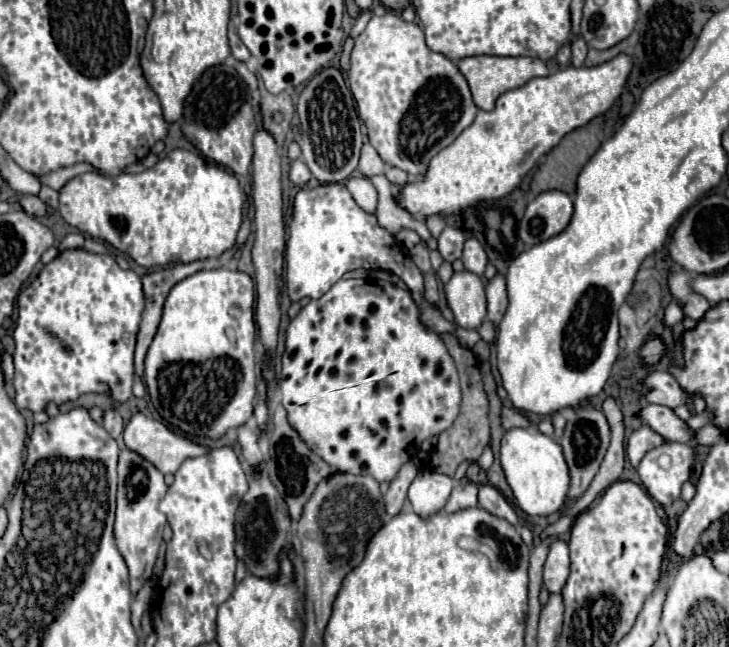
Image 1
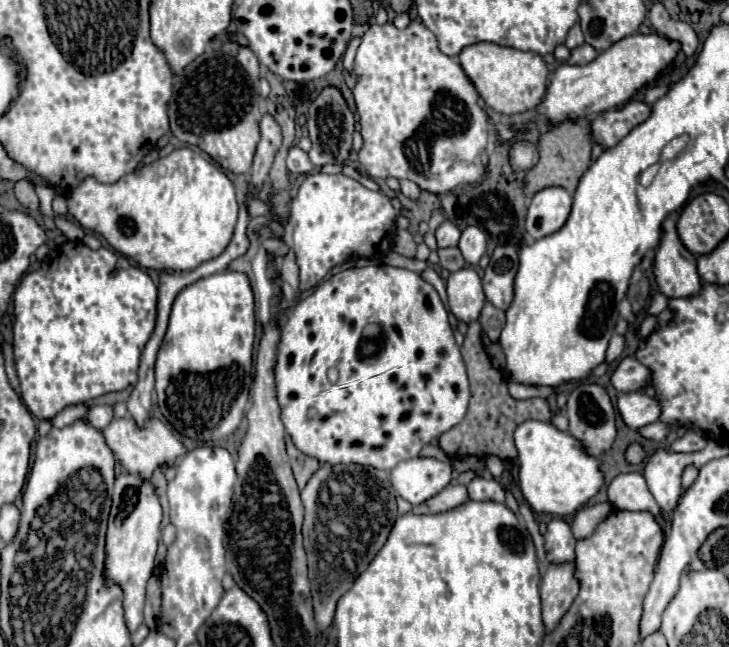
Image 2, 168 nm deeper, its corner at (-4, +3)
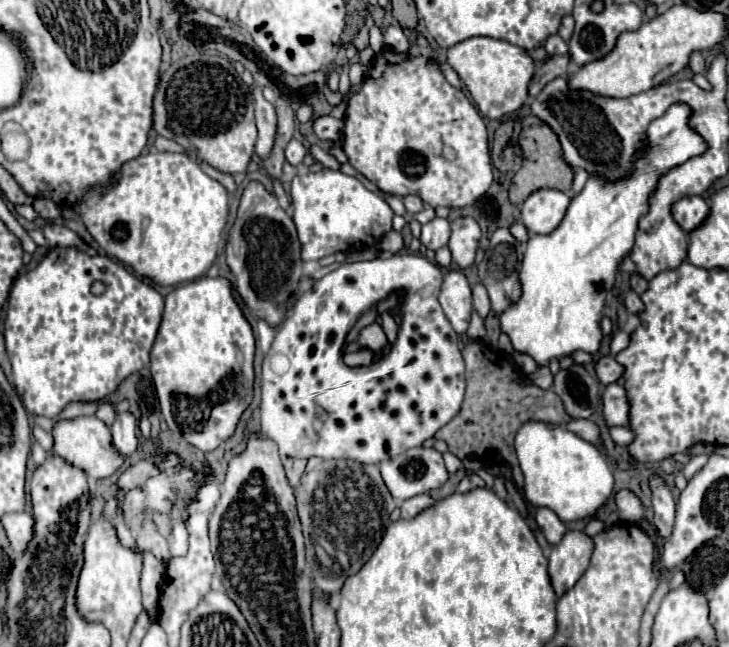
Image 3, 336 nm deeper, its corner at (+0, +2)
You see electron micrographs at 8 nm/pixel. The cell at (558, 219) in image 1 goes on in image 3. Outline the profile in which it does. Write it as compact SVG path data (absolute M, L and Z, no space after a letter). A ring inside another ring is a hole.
M538 189L522 203L522 223L530 233L552 233L568 209L570 197L556 189Z

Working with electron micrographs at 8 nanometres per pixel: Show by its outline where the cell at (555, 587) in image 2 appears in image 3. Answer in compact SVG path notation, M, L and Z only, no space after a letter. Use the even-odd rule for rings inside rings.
M568 531L564 539L552 547L548 557L548 575L556 595L572 589L584 575L592 553L592 539L582 531Z

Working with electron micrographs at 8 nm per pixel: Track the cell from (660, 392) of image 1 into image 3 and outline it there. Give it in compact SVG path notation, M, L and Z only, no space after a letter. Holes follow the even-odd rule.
M602 357L600 361L596 361L596 375L600 379L600 383L606 387L610 383L616 383L622 375L624 375L624 367L612 357Z

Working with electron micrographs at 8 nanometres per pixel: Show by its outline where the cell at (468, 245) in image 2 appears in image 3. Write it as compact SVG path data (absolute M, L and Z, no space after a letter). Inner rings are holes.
M460 217L452 221L452 237L448 247L458 267L466 269L474 263L478 241L480 241L480 227L472 217Z

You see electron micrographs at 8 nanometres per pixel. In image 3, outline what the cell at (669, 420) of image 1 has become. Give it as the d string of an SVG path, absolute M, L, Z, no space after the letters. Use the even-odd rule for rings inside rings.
M612 383L606 387L604 395L602 395L602 411L604 411L604 419L610 427L618 425L618 427L628 427L630 425L630 403L626 397L626 391L622 385Z

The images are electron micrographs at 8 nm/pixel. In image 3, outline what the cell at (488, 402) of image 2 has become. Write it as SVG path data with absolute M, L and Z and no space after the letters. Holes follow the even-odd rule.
M482 341L466 343L462 357L466 361L466 399L460 413L436 433L436 439L444 439L448 443L448 451L458 459L482 453L482 459L496 457L498 461L506 461L504 457L508 451L508 463L514 465L514 435L526 421L538 419L552 425L564 425L570 421L560 397L554 391L542 391L536 385L522 385L518 373L520 369L514 365L514 361L502 357L500 367L496 357L486 349Z

